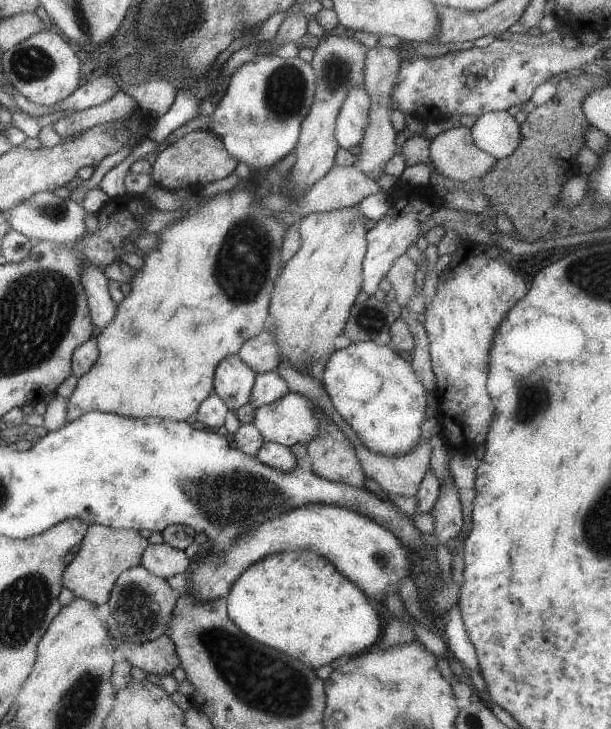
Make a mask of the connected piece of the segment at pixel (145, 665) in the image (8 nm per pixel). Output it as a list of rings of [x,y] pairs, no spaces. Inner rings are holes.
[[[162,634],[158,640],[144,642],[144,644],[126,644],[124,640],[115,640],[115,648],[120,649],[126,661],[133,668],[142,669],[145,673],[173,674],[180,665],[180,658],[176,654],[176,646],[168,634]]]

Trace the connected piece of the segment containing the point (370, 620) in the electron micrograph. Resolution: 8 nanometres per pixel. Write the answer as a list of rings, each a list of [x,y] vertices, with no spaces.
[[[313,549],[278,552],[254,562],[234,581],[227,597],[227,611],[230,620],[247,637],[315,669],[331,664],[342,655],[355,656],[370,650],[382,632],[378,612],[368,602],[368,596],[352,580],[342,576],[333,562]]]

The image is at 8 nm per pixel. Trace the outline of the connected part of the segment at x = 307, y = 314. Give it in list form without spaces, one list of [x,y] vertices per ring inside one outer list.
[[[356,205],[314,211],[302,218],[298,229],[301,246],[276,278],[267,331],[274,336],[280,362],[291,364],[301,373],[320,368],[337,351],[334,340],[343,333],[351,306],[361,291],[368,228],[366,217]]]

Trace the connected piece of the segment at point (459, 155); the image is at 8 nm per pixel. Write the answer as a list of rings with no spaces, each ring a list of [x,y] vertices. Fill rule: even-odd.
[[[464,125],[431,139],[430,160],[441,175],[464,183],[479,180],[497,163],[490,154],[474,145],[471,127]]]

